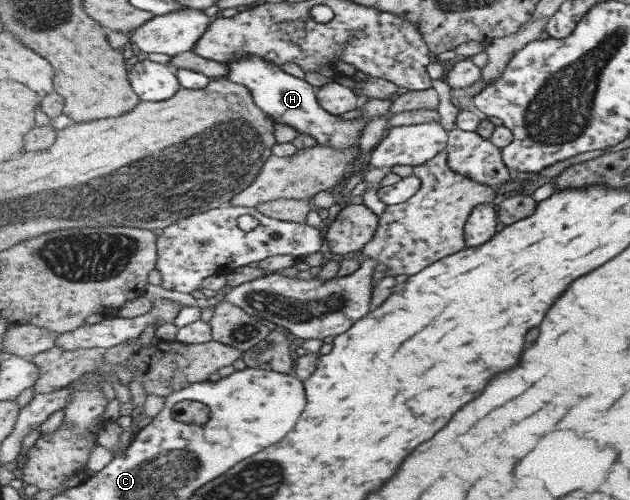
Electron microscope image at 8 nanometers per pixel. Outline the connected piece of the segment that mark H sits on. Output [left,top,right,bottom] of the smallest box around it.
[226,55,366,147]

